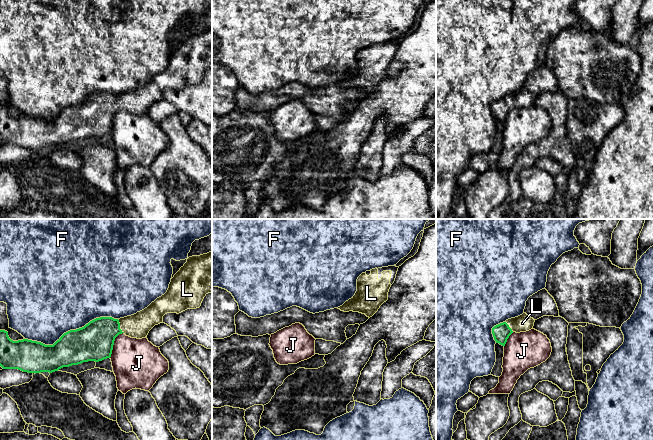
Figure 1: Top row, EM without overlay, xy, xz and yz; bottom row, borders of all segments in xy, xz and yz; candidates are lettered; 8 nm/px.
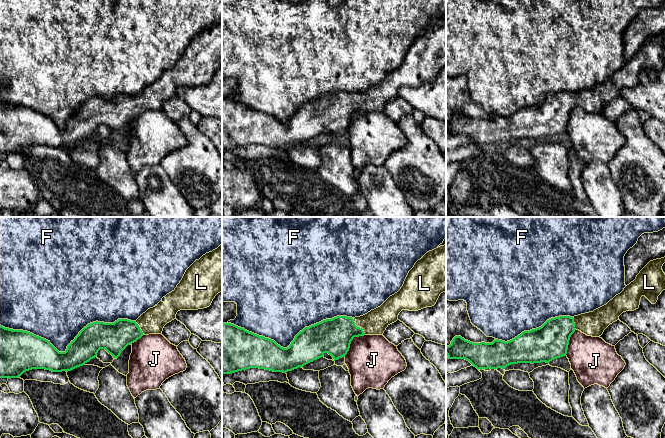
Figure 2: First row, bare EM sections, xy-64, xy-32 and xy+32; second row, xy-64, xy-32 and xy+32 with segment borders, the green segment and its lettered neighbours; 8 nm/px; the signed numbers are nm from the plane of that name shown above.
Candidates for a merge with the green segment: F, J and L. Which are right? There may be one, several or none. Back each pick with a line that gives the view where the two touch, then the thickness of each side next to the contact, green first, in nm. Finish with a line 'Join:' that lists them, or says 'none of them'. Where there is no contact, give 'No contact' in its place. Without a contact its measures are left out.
L: Touches green in xy. Thickness 300 nm (green) against 190 nm
Join: L

